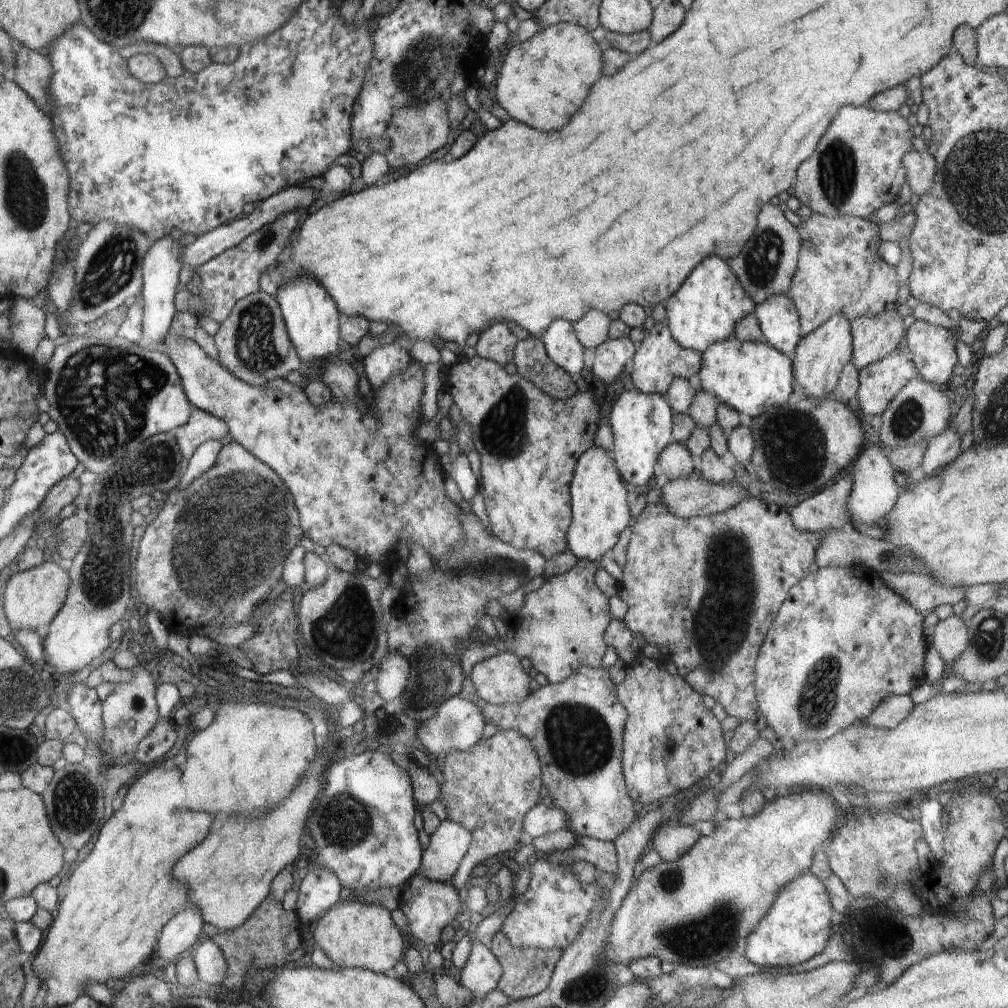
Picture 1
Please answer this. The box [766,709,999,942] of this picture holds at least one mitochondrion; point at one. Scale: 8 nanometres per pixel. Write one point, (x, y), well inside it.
(884, 880)

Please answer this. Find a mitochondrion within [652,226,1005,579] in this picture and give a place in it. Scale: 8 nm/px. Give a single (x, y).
(794, 450)

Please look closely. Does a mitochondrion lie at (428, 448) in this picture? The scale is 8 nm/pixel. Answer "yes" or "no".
no

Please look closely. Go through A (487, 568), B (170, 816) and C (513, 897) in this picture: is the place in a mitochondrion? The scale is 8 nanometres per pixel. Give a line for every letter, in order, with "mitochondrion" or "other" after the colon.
A: mitochondrion
B: other
C: other

